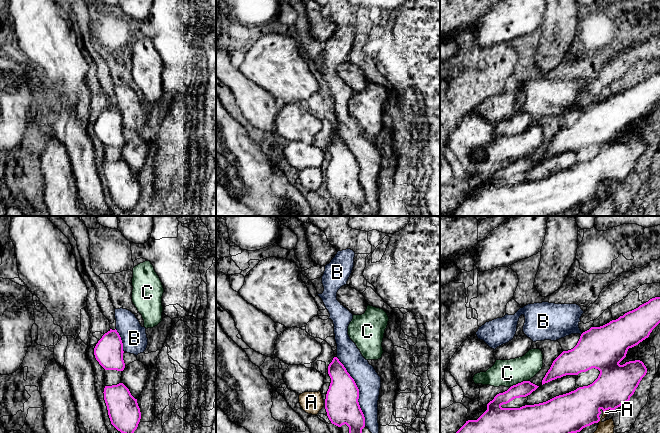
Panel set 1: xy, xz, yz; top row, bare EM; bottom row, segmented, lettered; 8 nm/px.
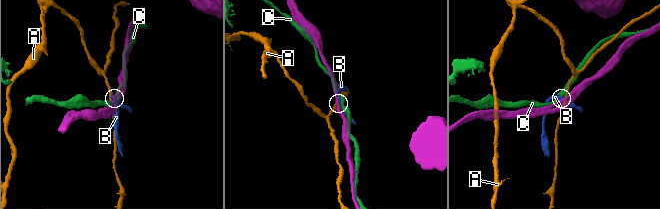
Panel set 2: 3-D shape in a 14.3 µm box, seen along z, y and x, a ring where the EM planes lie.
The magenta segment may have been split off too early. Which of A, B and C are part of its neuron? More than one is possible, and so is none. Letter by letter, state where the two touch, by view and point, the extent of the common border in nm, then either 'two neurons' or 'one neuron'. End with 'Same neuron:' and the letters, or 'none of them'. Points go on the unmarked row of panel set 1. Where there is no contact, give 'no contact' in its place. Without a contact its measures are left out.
A: yz (606, 185) | 70 nm | two neurons
B: xz (358, 167) | 600 nm | two neurons
C: yz (519, 159) | 140 nm | two neurons
Same neuron: none of them

